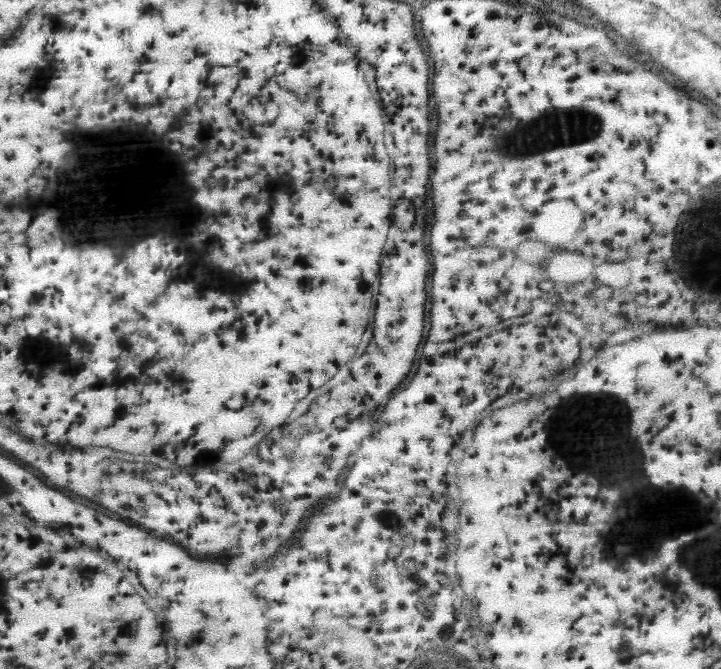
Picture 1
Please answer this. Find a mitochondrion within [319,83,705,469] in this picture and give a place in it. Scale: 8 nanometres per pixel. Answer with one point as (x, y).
(589, 125)

